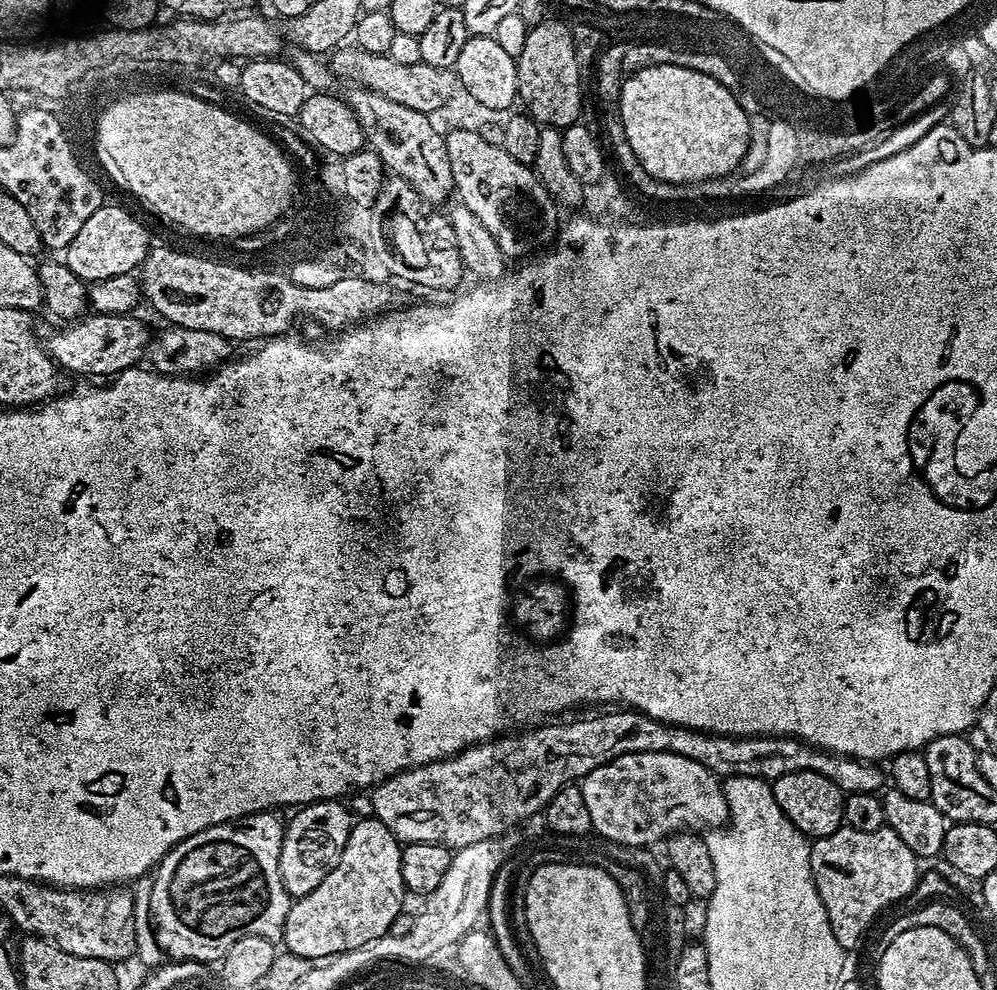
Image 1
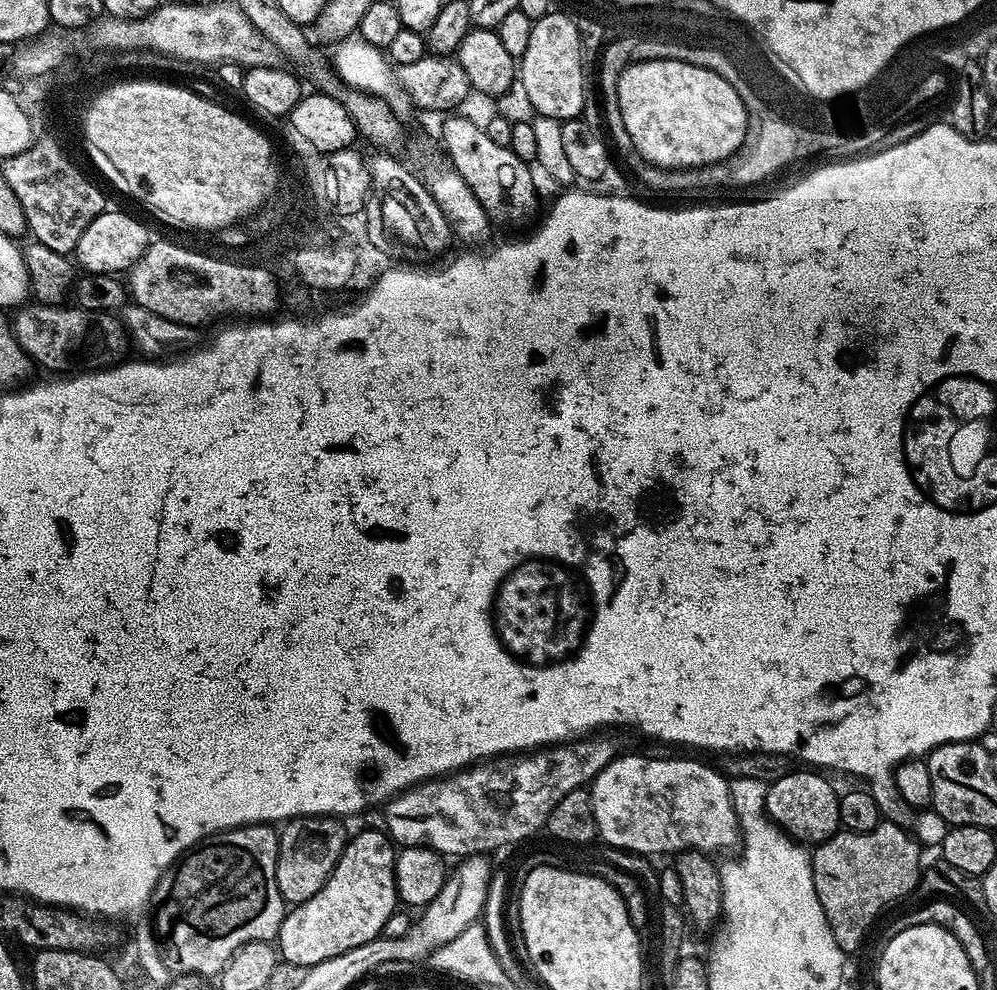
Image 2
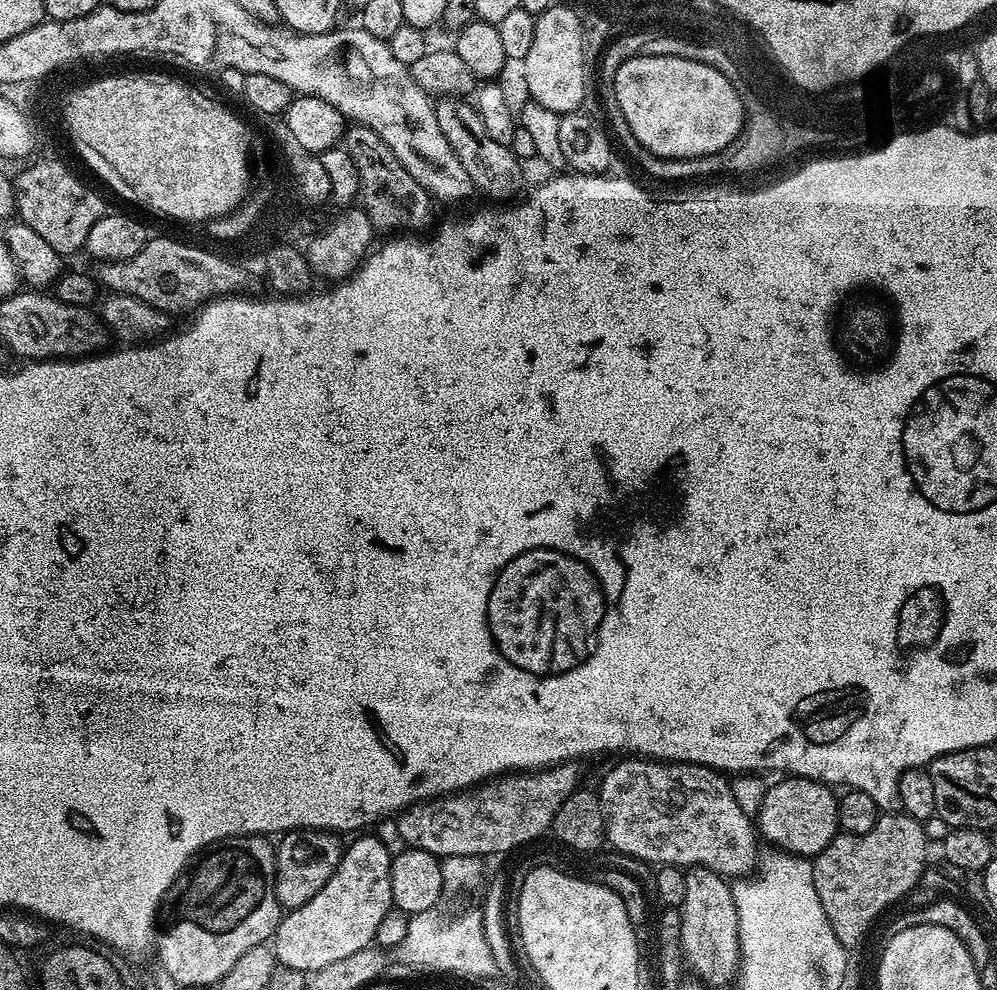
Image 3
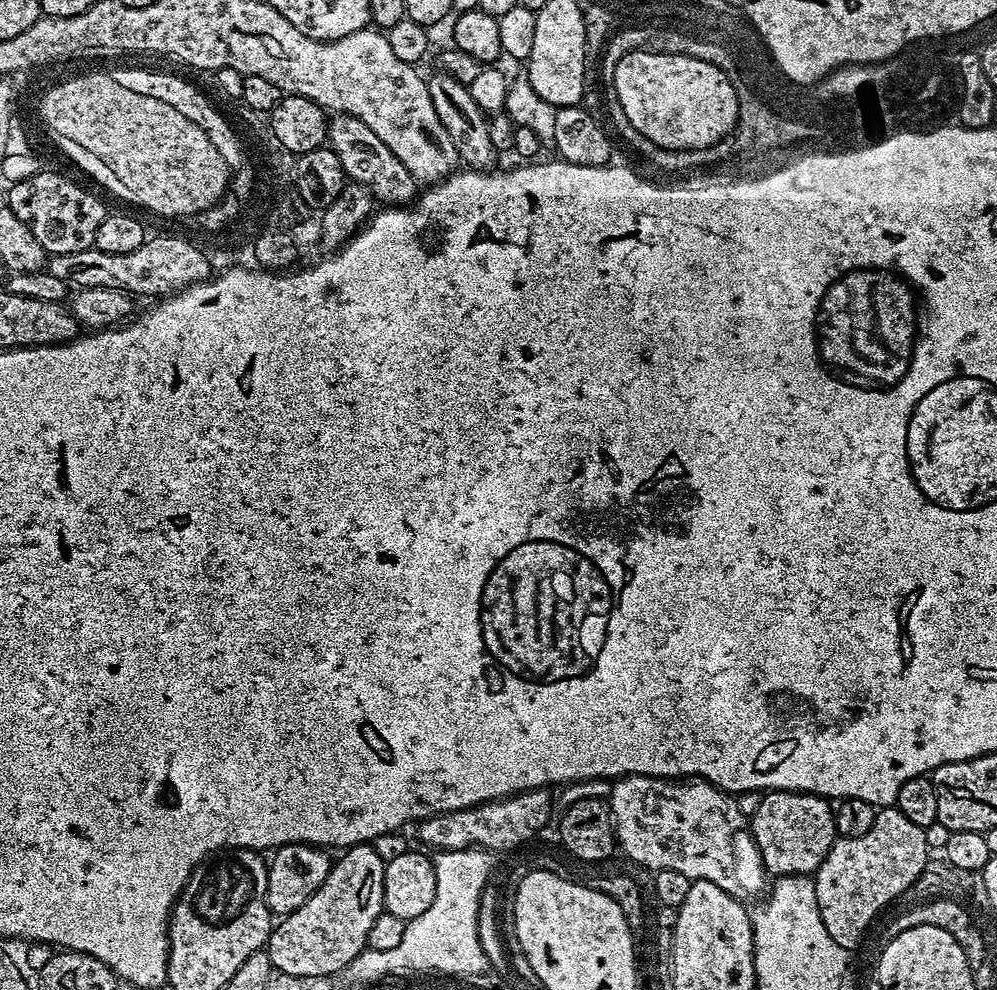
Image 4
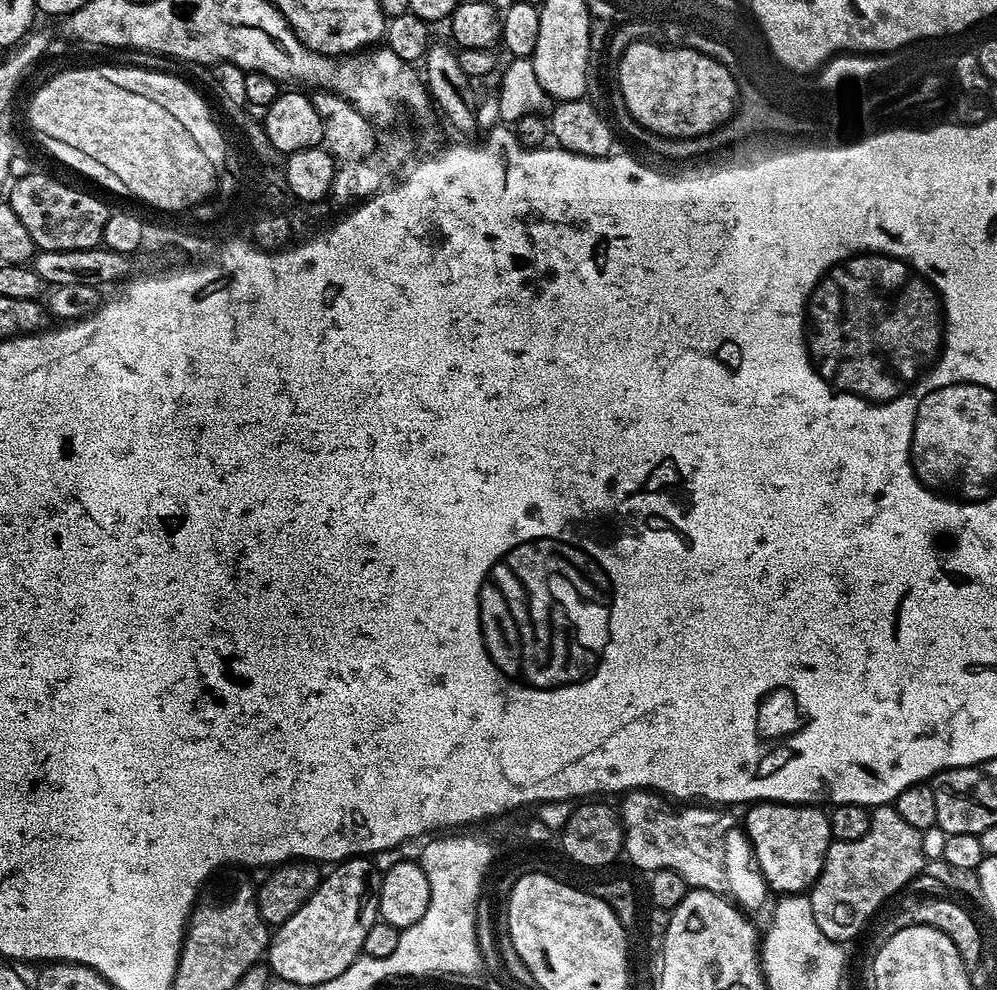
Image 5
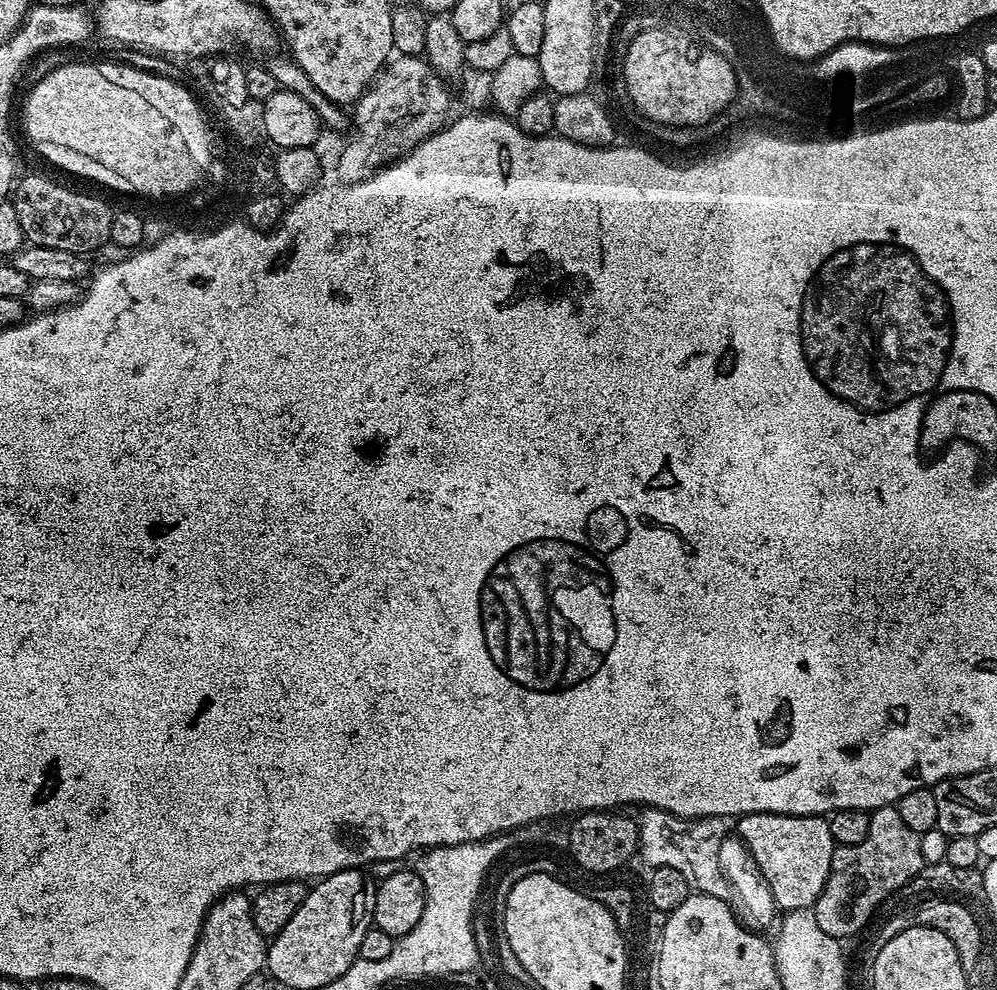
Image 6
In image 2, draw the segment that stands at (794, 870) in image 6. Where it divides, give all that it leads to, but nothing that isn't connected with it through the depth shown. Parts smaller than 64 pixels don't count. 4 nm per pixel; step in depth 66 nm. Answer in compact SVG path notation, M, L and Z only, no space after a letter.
M785 771L783 776L780 776L768 784L768 793L764 799L764 811L773 824L777 824L783 832L787 832L788 835L797 842L809 842L808 840L812 840L811 842L819 842L828 840L831 836L836 835L838 829L841 827L840 815L838 814L838 806L840 805L838 788L835 788L835 786L824 777L827 775L821 774L819 771L800 771L804 772Z

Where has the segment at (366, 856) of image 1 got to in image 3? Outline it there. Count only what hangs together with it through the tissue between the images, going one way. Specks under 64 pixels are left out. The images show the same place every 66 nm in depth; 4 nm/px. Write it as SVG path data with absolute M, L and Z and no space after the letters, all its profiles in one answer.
M372 834L357 835L353 839L357 840L343 849L334 874L330 874L326 886L322 886L310 902L291 909L281 919L270 941L270 947L276 951L277 964L315 974L373 943L378 924L392 908L390 870L393 853L388 852L378 837L368 835Z

